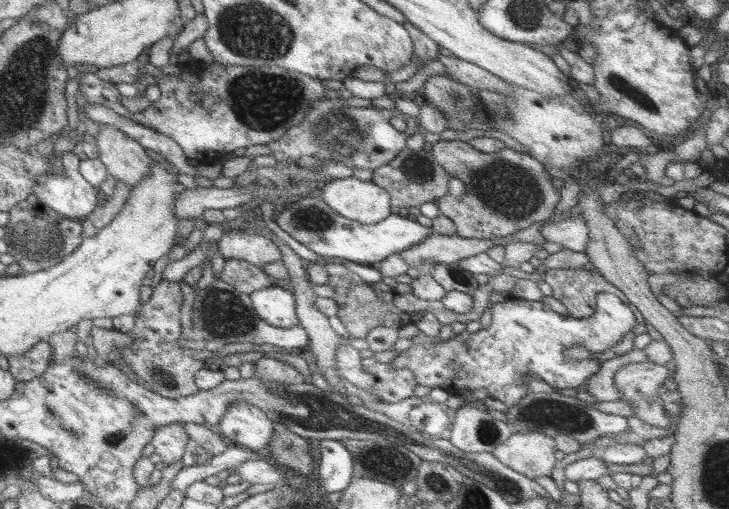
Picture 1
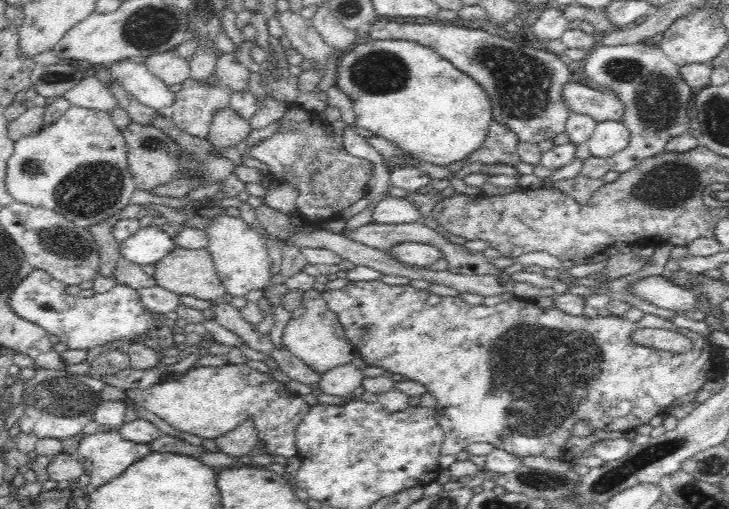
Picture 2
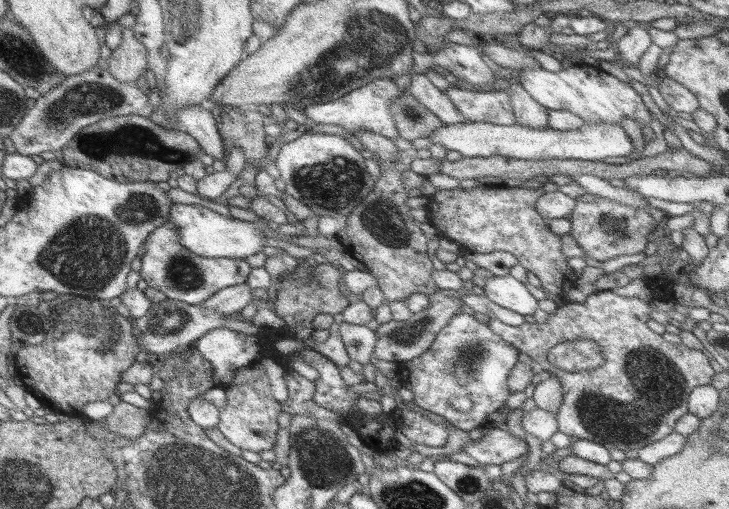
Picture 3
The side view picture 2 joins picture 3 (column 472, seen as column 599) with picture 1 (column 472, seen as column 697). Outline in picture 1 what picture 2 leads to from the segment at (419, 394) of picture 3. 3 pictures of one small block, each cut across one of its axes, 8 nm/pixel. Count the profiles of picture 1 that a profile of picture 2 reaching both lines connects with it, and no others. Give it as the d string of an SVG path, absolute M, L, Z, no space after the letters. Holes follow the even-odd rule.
M601 292L601 294L597 294L595 296L595 308L594 311L591 313L591 316L587 318L574 318L574 317L566 317L564 315L560 315L555 313L549 307L547 307L541 300L539 301L528 301L528 300L521 300L515 299L512 297L508 297L503 302L493 303L490 306L490 313L491 313L491 321L487 329L480 329L476 332L469 332L469 331L462 331L457 335L454 335L453 338L441 341L437 336L426 336L423 333L419 332L418 335L411 337L411 345L407 347L404 351L398 353L393 360L389 363L391 368L405 368L411 372L413 378L415 378L415 384L419 384L419 386L427 386L427 388L443 388L445 391L450 392L451 394L455 394L456 391L463 390L485 390L487 392L487 396L489 398L495 398L495 400L500 400L506 407L513 406L517 400L519 400L523 395L527 394L527 386L523 384L523 377L531 377L527 376L526 374L535 374L539 380L543 380L547 386L551 386L551 388L576 388L580 384L583 384L585 379L589 378L591 375L595 375L597 371L599 371L599 367L601 364L598 362L597 358L585 358L585 360L579 360L579 362L575 362L575 360L567 360L565 356L563 356L563 351L565 349L569 349L571 345L581 345L583 349L587 349L589 353L601 353L603 350L607 350L607 348L611 348L613 344L619 342L621 338L623 338L635 325L635 316L632 314L631 308L628 307L627 302L621 302L617 296L611 294L611 292Z

